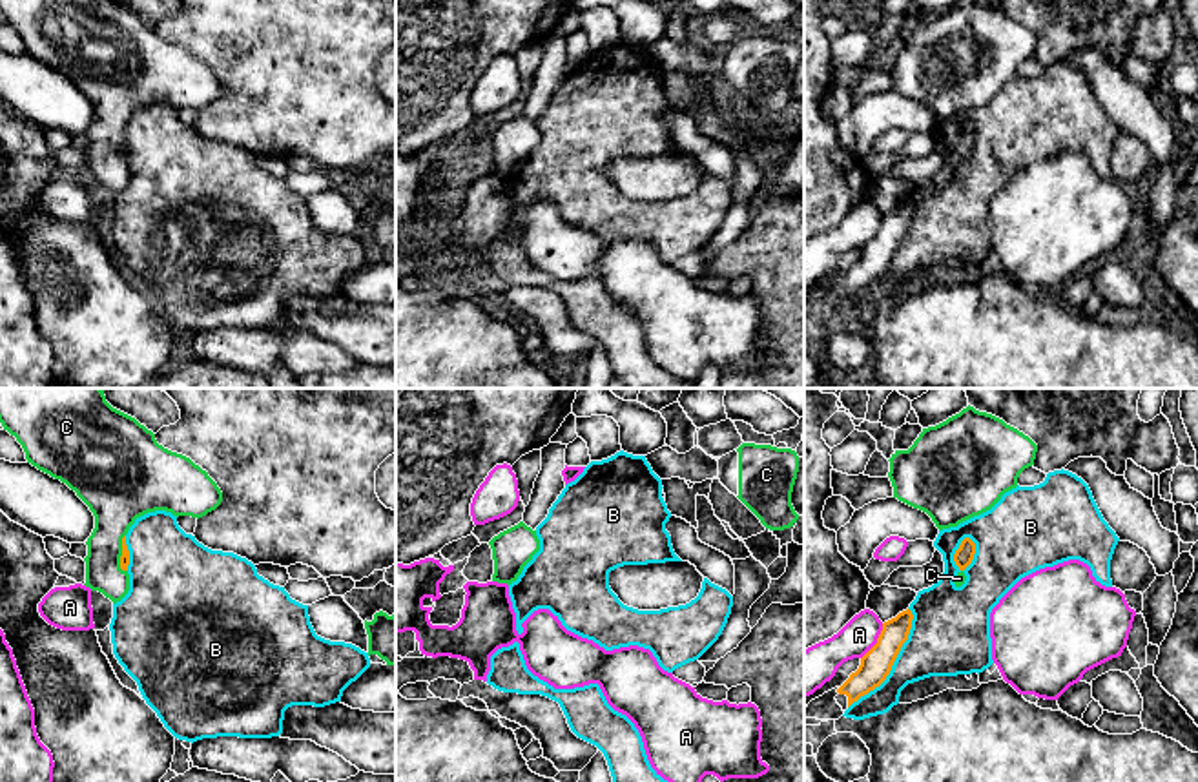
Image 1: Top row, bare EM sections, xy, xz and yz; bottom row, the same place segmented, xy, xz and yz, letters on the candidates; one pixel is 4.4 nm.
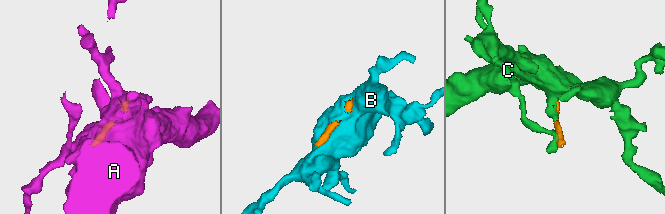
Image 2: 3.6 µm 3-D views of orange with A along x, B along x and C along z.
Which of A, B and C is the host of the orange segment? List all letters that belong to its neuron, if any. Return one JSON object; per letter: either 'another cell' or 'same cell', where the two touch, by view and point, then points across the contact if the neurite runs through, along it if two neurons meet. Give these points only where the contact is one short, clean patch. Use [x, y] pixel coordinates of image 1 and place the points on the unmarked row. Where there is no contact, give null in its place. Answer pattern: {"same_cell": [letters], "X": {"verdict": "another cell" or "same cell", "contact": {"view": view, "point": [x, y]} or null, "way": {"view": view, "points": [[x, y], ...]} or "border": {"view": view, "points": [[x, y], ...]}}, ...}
{"same_cell": ["C"], "A": {"verdict": "another cell", "contact": {"view": "yz", "point": [877, 234]}, "border": {"view": "yz", "points": [[883, 216], [877, 234], [861, 250]]}}, "B": {"verdict": "another cell", "contact": {"view": "yz", "point": [894, 252]}}, "C": {"verdict": "same cell", "contact": {"view": "xy", "point": [123, 144]}, "way": {"view": "xy", "points": [[124, 152], [123, 144], [117, 88]]}}}

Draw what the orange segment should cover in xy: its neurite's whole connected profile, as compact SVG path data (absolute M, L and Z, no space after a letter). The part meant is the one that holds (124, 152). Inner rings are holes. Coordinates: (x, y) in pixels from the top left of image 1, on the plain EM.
M0 0L0 15L22 36L27 55L66 75L93 104L84 177L113 195L129 182L126 126L137 109L166 102L199 111L222 93L206 62L159 36L151 22L117 0Z

